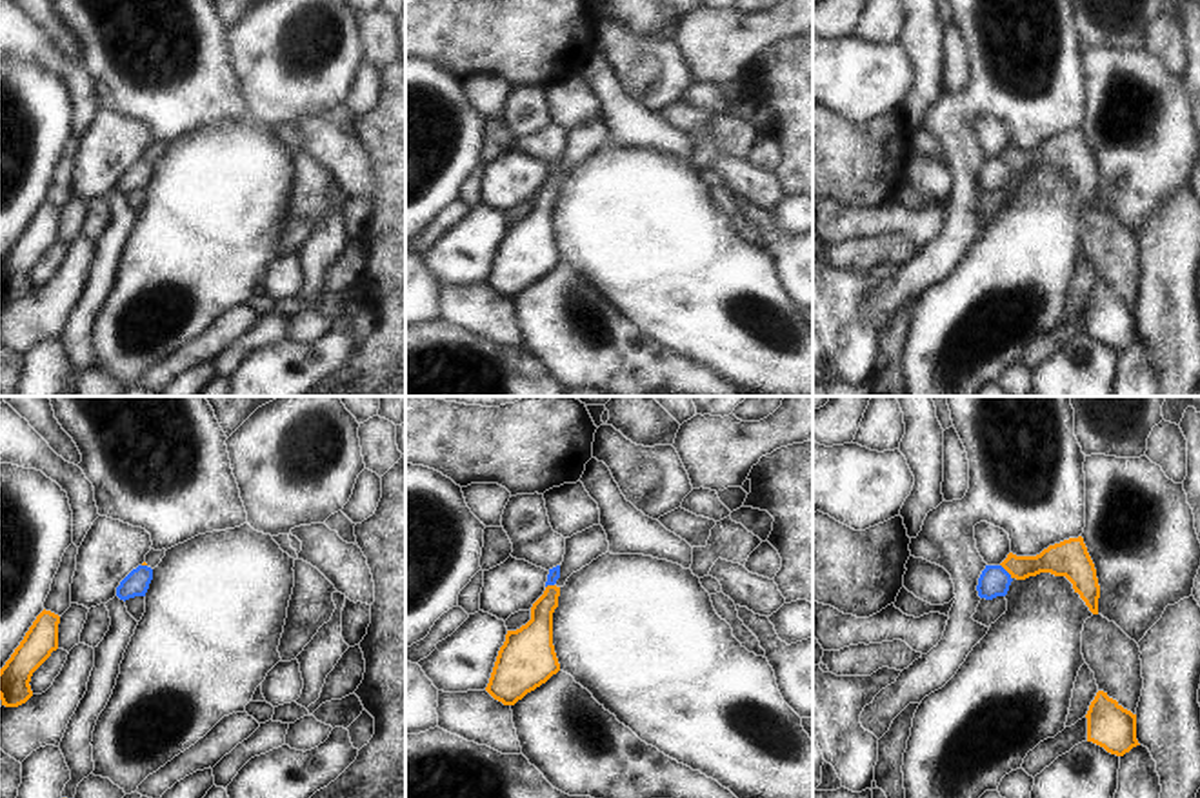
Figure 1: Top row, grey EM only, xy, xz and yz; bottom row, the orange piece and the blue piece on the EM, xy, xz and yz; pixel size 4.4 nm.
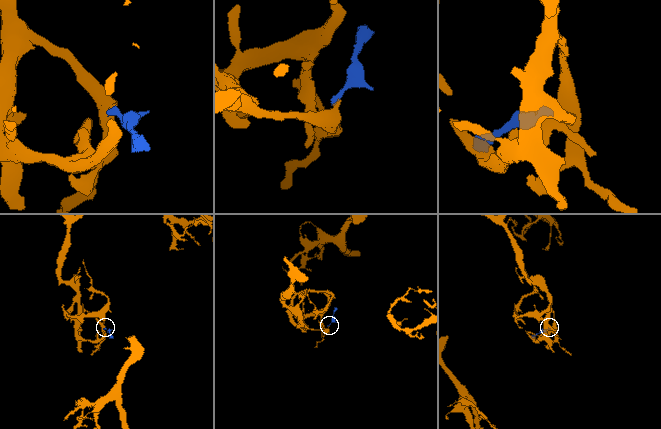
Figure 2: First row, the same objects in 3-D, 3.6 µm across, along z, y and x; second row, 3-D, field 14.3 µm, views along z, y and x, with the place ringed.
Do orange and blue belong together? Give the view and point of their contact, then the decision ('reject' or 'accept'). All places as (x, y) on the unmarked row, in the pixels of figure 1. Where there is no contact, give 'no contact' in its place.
meets orange in yz at (1006, 162); reject

